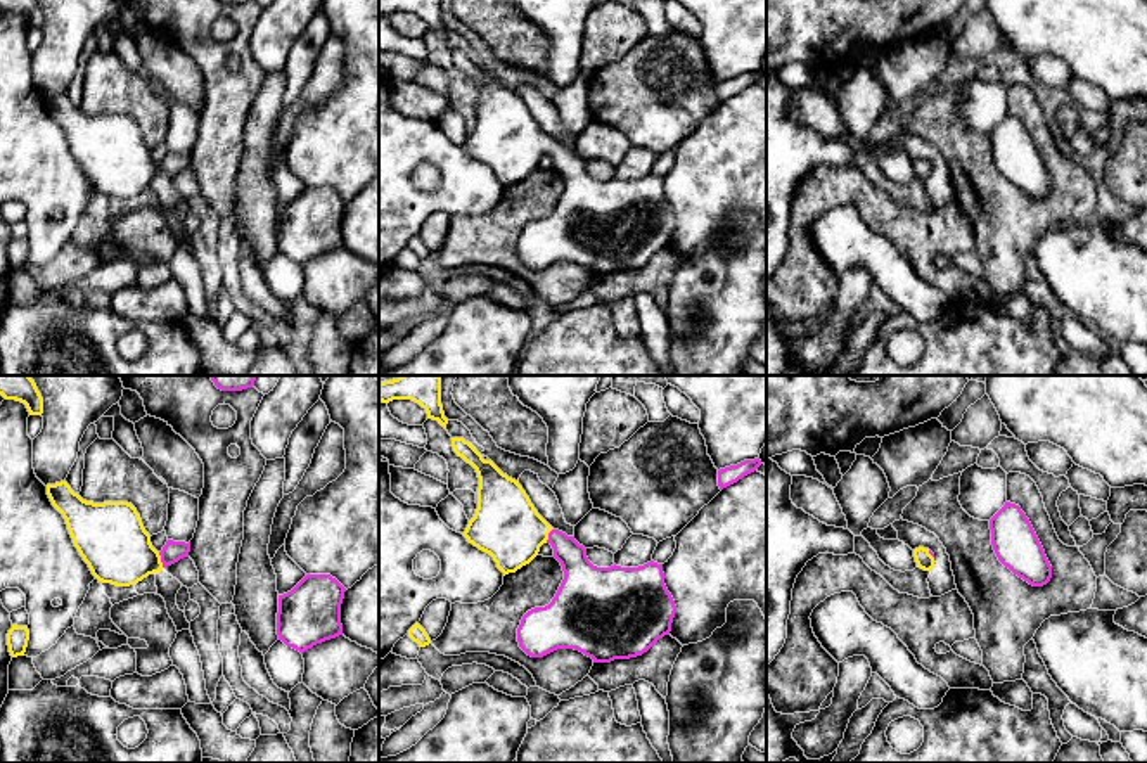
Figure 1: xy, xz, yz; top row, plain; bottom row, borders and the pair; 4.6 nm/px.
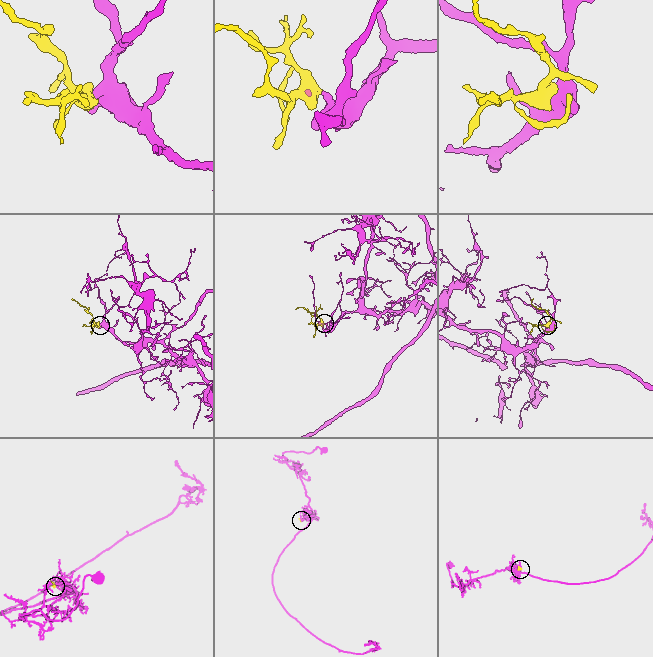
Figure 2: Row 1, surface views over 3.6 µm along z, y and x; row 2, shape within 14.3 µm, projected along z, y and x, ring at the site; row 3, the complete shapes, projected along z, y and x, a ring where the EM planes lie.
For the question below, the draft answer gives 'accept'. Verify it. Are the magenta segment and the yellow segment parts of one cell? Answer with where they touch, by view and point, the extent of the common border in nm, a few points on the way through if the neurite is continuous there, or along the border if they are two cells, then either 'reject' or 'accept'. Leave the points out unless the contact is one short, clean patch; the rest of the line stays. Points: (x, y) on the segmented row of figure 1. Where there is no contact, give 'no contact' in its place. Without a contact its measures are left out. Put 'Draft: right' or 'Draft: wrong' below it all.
xy (161, 559) | 80 nm | across xy (172, 552), (161, 559), (128, 557), (113, 542) | accept
Draft: right

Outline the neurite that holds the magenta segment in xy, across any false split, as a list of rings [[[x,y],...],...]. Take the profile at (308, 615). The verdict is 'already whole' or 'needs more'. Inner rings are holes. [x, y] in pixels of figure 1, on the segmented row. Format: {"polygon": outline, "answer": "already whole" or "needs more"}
{"polygon": [[[306,574],[291,592],[279,595],[277,635],[301,654],[317,644],[343,635],[341,604],[346,588],[330,574]]], "answer": "already whole"}

